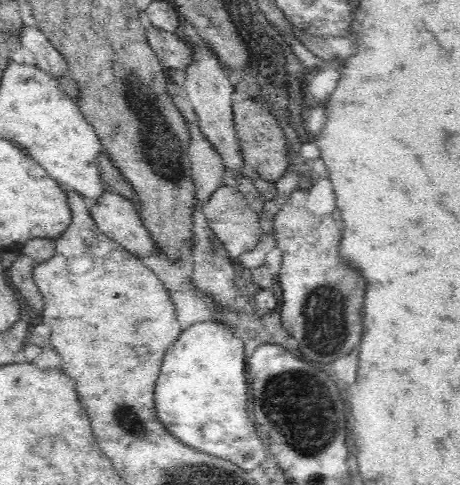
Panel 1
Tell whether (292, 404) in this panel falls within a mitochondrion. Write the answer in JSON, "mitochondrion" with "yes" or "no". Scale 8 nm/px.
{"mitochondrion":"yes"}

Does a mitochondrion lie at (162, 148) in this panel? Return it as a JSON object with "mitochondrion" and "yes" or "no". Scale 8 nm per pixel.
{"mitochondrion":"yes"}

